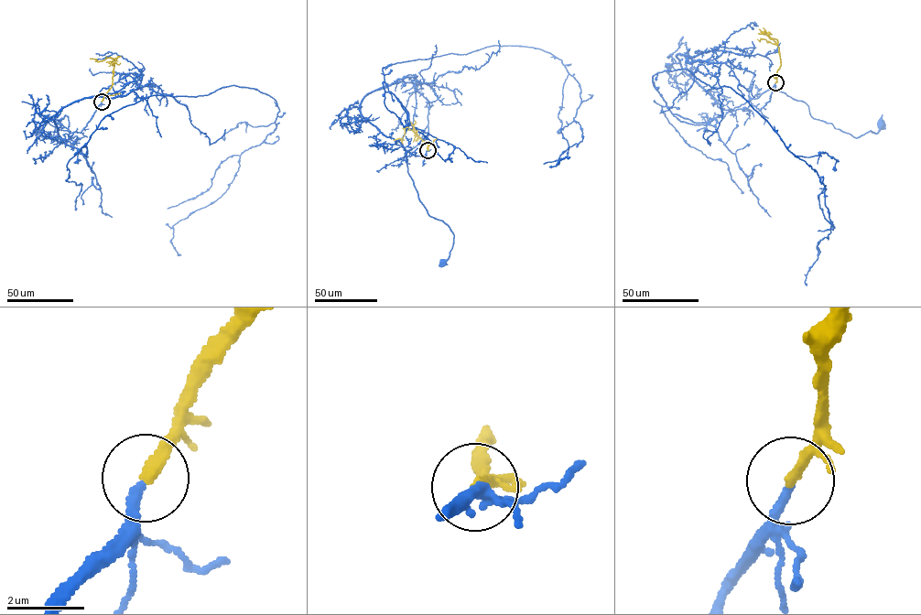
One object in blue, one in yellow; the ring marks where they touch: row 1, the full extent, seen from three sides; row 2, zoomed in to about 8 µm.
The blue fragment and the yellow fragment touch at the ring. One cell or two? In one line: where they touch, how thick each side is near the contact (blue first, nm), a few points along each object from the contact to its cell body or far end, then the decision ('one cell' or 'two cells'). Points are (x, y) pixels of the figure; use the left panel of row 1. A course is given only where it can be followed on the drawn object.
(102, 102) | 240/280 nm | blue via (102, 102), (67, 141), (64, 114), (52, 135), (62, 143), (37, 132) | yellow via (102, 102), (112, 85), (115, 60), (112, 58), (98, 61), (90, 58) | one cell

